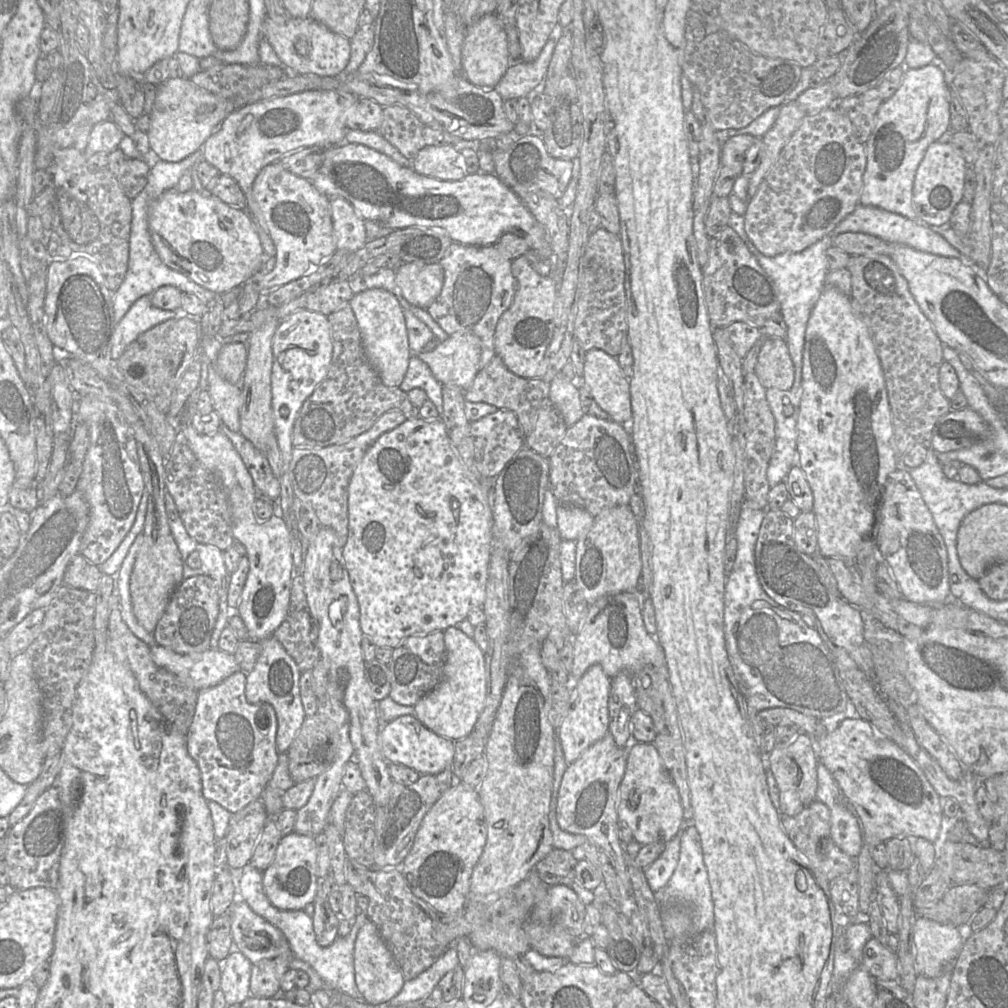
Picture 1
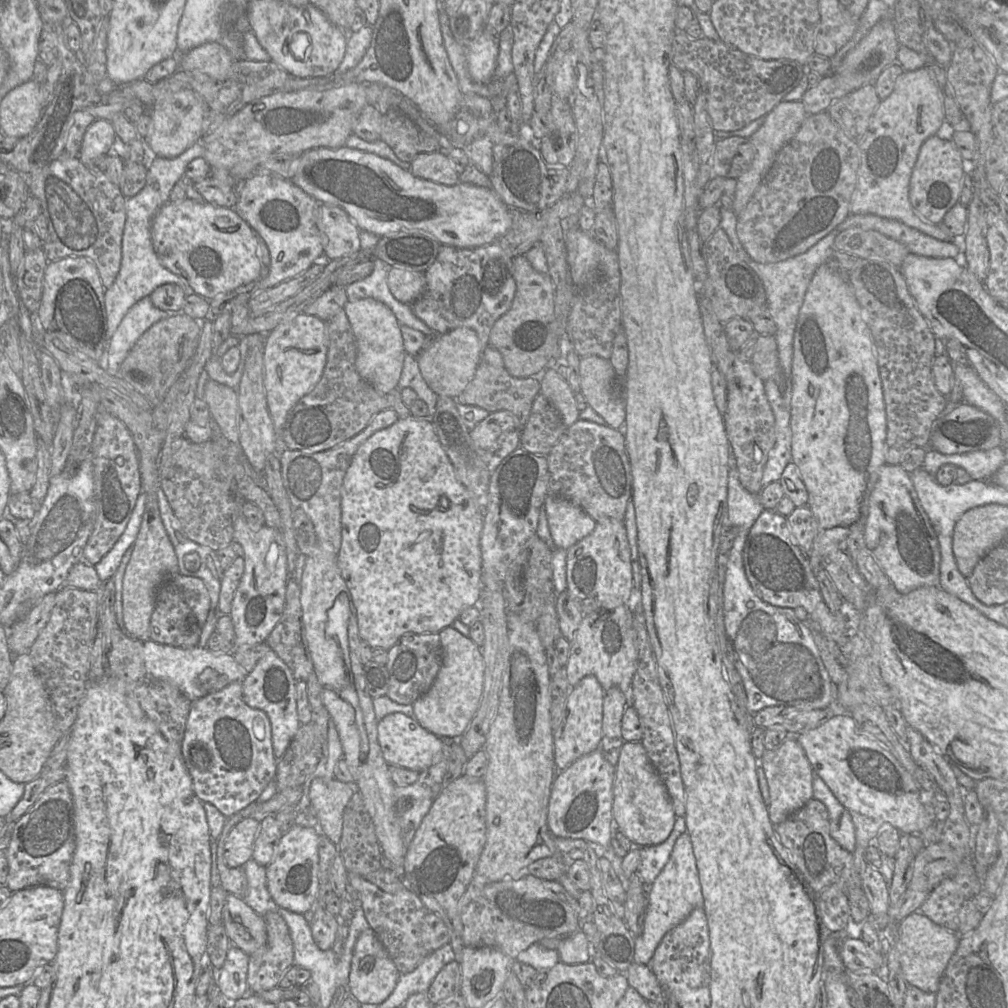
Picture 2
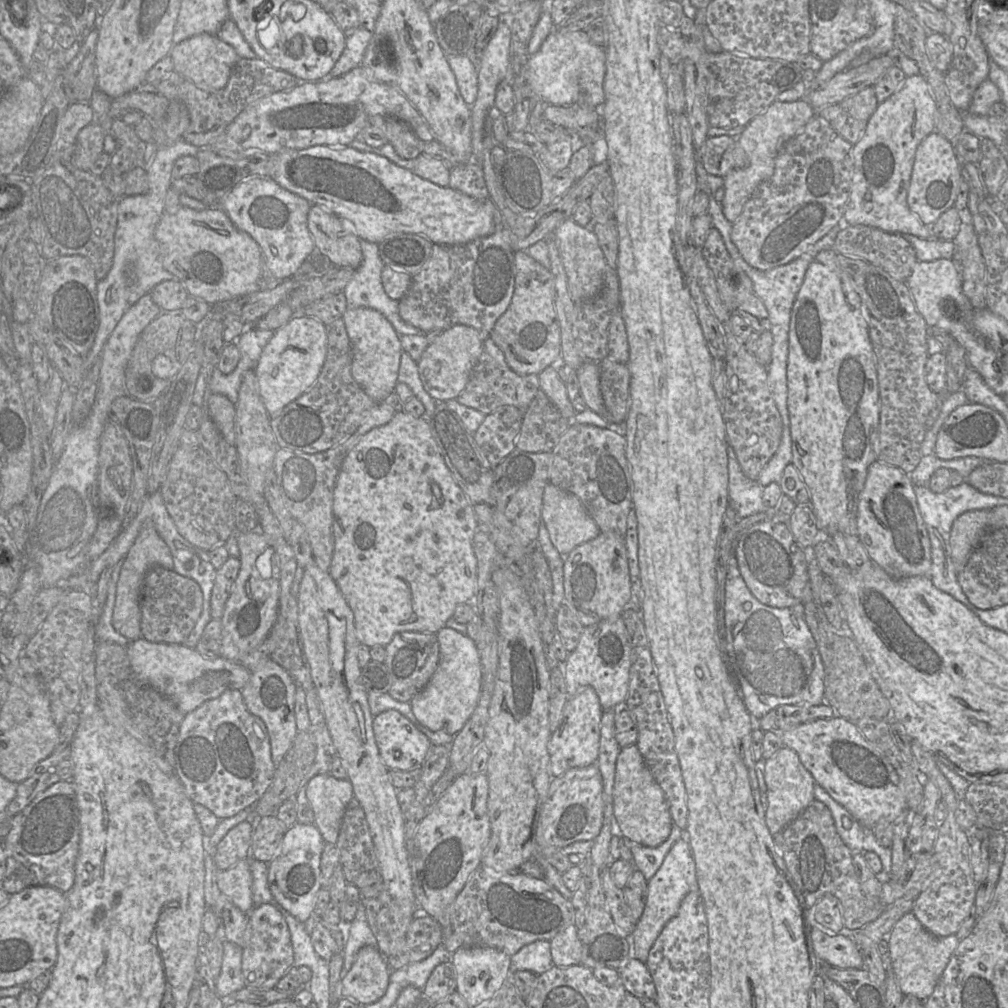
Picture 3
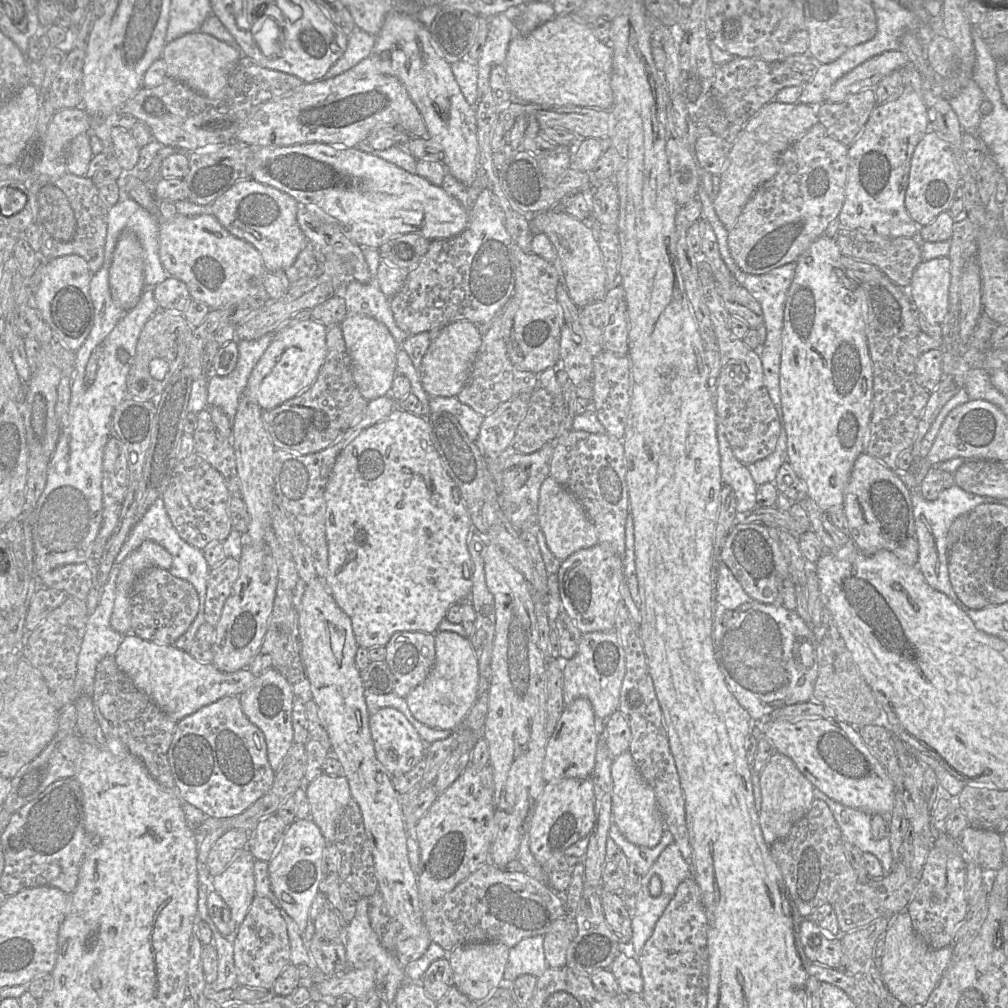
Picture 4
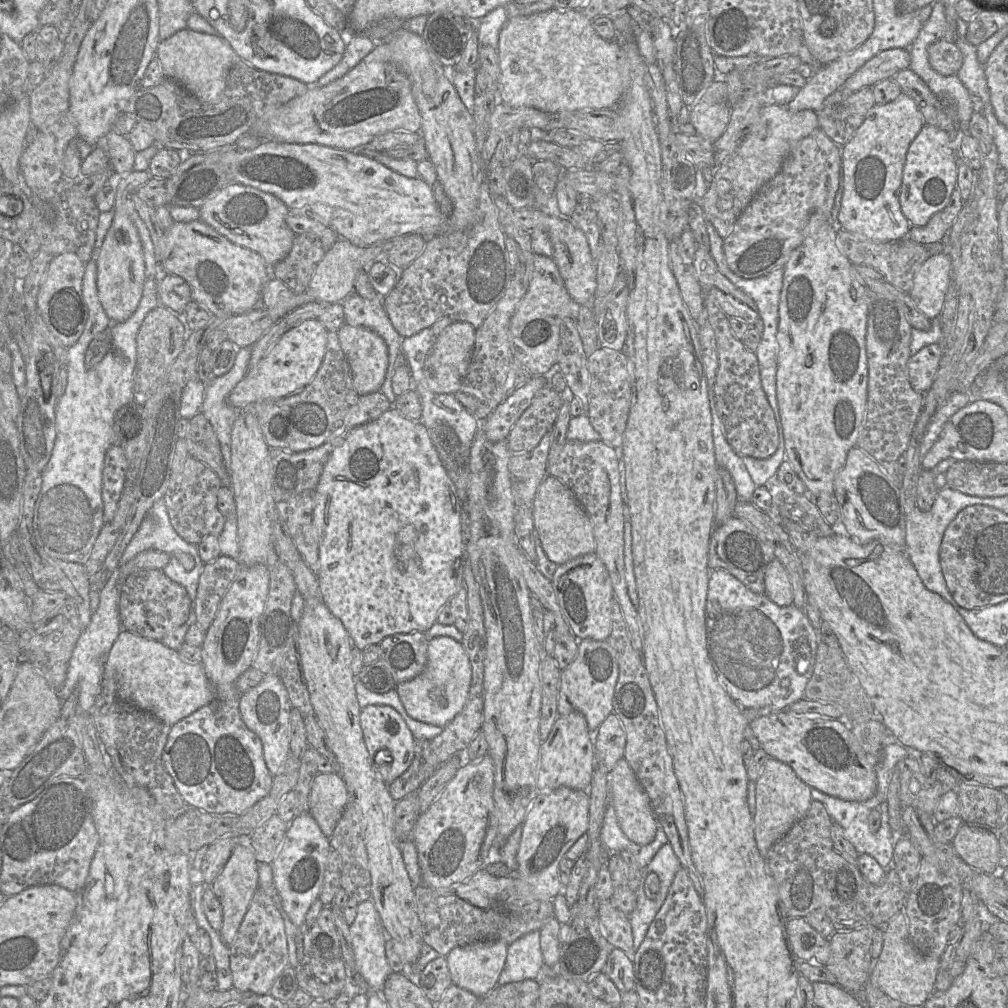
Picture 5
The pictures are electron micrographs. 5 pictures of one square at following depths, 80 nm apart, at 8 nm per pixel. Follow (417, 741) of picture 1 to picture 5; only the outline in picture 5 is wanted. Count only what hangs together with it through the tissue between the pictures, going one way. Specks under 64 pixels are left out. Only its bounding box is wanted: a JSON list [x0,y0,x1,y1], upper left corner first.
[360,705,415,784]

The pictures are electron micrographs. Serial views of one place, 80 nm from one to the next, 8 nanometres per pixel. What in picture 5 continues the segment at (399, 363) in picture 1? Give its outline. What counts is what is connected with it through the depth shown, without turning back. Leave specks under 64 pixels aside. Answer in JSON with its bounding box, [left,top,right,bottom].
[338,323,388,396]

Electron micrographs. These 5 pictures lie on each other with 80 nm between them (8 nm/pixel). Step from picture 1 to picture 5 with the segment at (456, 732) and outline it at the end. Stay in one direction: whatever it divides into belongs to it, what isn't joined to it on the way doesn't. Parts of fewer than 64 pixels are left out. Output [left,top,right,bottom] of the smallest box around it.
[396,636,471,727]

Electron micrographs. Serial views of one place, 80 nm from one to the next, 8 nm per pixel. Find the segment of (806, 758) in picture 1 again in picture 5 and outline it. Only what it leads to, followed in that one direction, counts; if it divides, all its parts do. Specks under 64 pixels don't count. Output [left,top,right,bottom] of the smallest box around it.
[753,757,811,858]

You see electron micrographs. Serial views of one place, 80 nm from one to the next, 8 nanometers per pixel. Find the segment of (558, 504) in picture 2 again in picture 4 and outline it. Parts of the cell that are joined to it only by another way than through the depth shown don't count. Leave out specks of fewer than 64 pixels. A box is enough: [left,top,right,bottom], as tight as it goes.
[537,475,598,561]

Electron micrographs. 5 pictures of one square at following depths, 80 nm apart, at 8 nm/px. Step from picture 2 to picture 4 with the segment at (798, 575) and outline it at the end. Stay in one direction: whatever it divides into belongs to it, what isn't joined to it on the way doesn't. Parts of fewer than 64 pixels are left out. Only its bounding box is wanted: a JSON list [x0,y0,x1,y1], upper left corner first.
[720,522,790,605]

